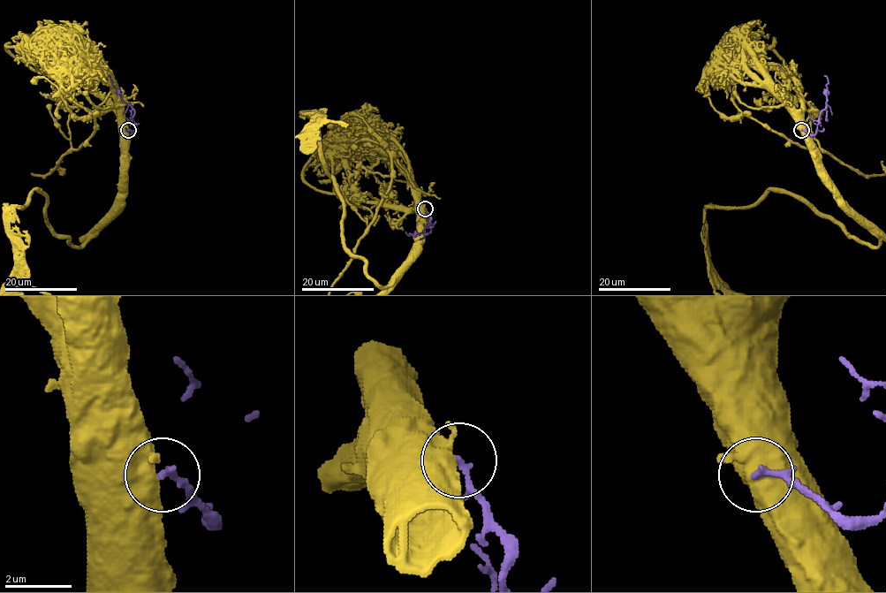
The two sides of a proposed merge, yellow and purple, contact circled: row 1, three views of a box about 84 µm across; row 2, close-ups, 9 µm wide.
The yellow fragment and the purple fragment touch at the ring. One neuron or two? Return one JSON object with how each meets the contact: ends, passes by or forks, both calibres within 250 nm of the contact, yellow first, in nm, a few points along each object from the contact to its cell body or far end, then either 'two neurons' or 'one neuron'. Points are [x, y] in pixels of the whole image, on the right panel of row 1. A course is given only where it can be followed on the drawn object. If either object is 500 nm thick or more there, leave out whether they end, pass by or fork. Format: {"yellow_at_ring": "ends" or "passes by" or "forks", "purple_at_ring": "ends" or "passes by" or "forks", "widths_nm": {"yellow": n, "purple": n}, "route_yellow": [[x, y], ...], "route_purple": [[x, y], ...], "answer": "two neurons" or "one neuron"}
{"widths_nm": {"yellow": 500, "purple": 190}, "route_yellow": [[801, 130], [828, 186], [879, 245], [785, 193], [708, 206], [709, 261]], "route_purple": [[801, 130], [814, 134], [819, 117], [826, 107], [826, 85], [829, 81], [824, 76]], "answer": "two neurons"}

